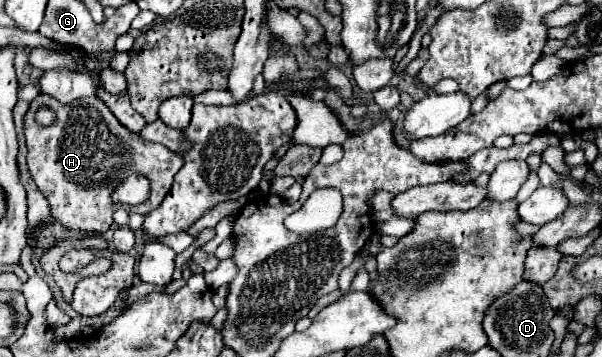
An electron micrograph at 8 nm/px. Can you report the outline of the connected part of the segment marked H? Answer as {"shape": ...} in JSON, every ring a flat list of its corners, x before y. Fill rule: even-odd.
{"shape":[[38,96,26,114,24,134,28,144,26,158,30,174,38,190,46,196,52,216,68,228,88,230,92,234,106,232,114,222,112,214,118,208,150,214,160,206,172,186,174,174,184,166,182,156,170,152,166,146,152,144,140,134,130,134,130,130,118,124,110,108,96,96,82,98,72,104,58,104,58,100,52,100,50,96],[42,106,48,106,56,114,56,120,48,128,42,128,36,122,36,112],[36,148,48,150,36,158],[130,174,142,174,150,180,150,200,136,208,116,204,110,198,114,188]]}

